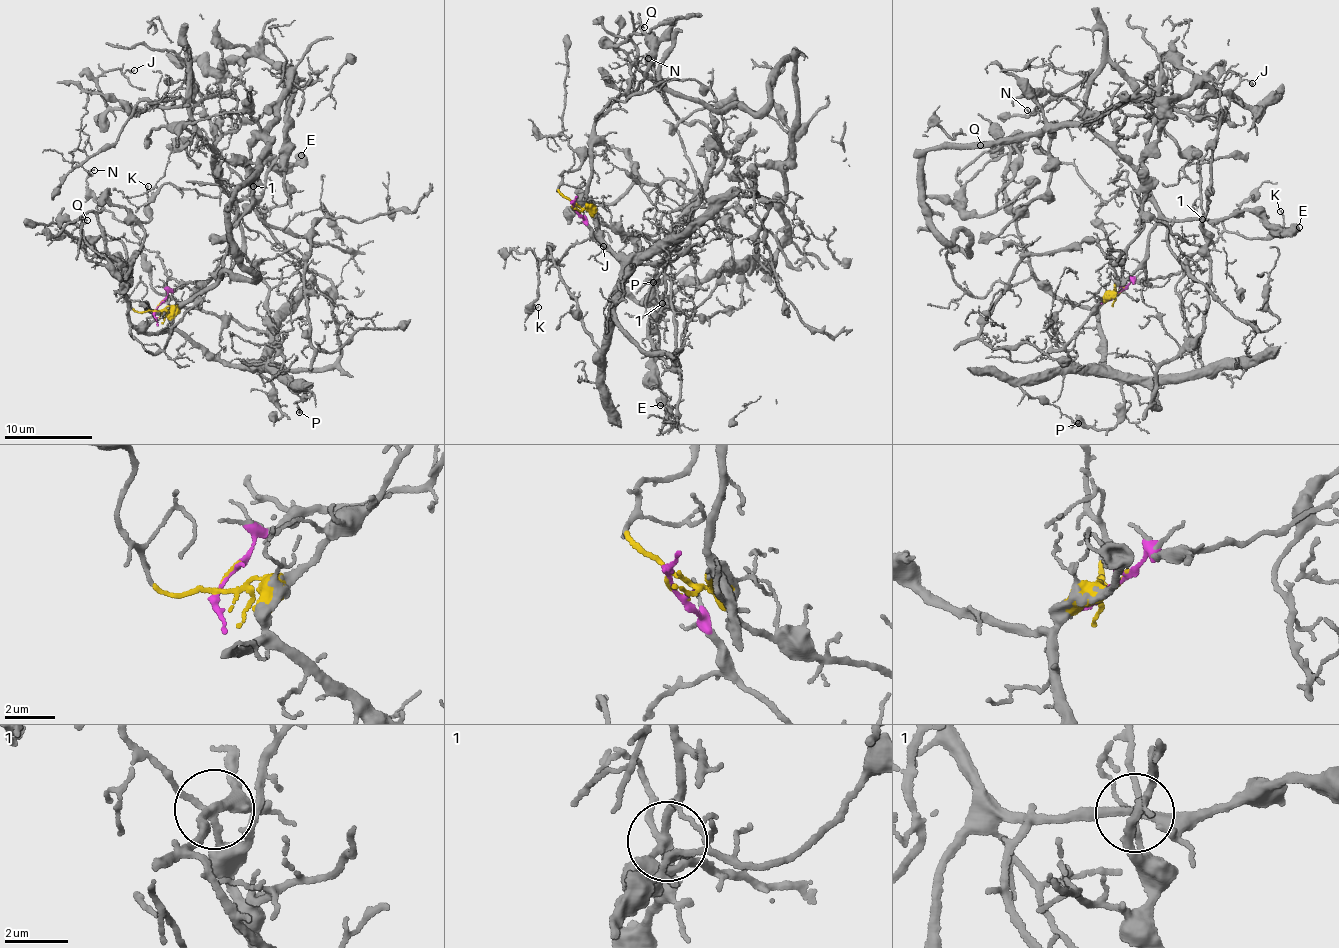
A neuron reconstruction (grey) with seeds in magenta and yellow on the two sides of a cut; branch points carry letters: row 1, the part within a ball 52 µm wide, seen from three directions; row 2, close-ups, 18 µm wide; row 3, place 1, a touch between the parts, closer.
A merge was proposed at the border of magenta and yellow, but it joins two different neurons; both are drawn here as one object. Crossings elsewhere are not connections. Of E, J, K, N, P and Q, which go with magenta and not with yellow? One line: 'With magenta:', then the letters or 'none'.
With magenta: E, J, N

